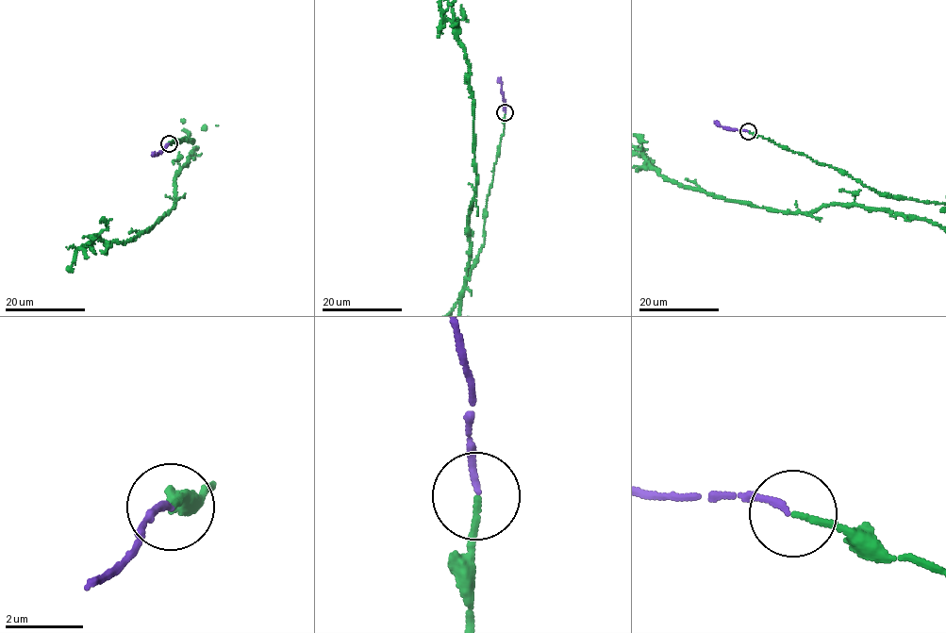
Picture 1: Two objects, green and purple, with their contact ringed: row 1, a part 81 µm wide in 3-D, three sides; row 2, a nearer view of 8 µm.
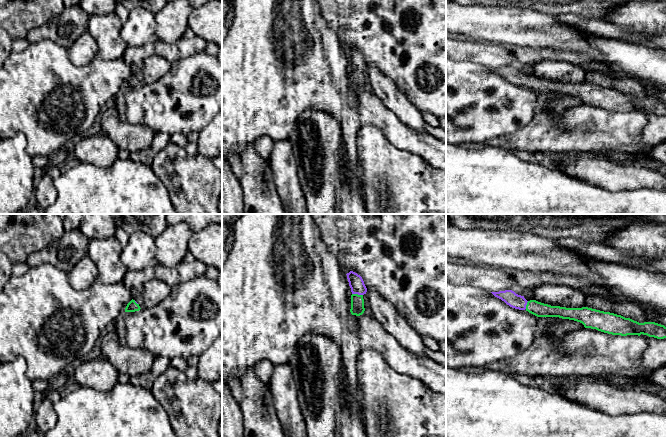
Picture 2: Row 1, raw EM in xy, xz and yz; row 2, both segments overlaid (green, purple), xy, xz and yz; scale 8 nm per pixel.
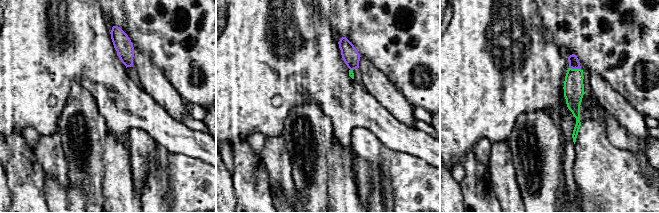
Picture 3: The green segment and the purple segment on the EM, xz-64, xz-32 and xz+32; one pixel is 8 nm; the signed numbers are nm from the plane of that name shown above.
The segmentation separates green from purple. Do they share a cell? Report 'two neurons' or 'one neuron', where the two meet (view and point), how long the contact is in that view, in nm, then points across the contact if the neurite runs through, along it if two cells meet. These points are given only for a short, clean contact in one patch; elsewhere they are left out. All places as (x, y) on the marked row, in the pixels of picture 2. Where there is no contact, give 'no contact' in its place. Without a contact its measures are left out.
one neuron; contact xz (357, 294); length 90 nm; way xz (357, 302), (357, 294), (356, 283)

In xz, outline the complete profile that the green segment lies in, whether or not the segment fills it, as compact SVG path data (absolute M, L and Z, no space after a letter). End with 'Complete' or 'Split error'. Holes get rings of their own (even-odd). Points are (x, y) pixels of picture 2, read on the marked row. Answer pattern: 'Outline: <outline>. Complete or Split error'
Outline: M350 271L346 275L352 292L350 312L352 315L360 316L365 311L363 295L366 294L367 288L357 273Z. Split error

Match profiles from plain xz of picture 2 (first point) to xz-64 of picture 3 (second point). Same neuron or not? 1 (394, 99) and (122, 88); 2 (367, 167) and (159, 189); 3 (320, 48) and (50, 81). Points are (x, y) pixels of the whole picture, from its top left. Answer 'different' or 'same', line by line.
1: different
2: different
3: same

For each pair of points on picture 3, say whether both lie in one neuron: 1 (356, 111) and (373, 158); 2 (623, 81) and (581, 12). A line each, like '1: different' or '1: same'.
1: different
2: same

